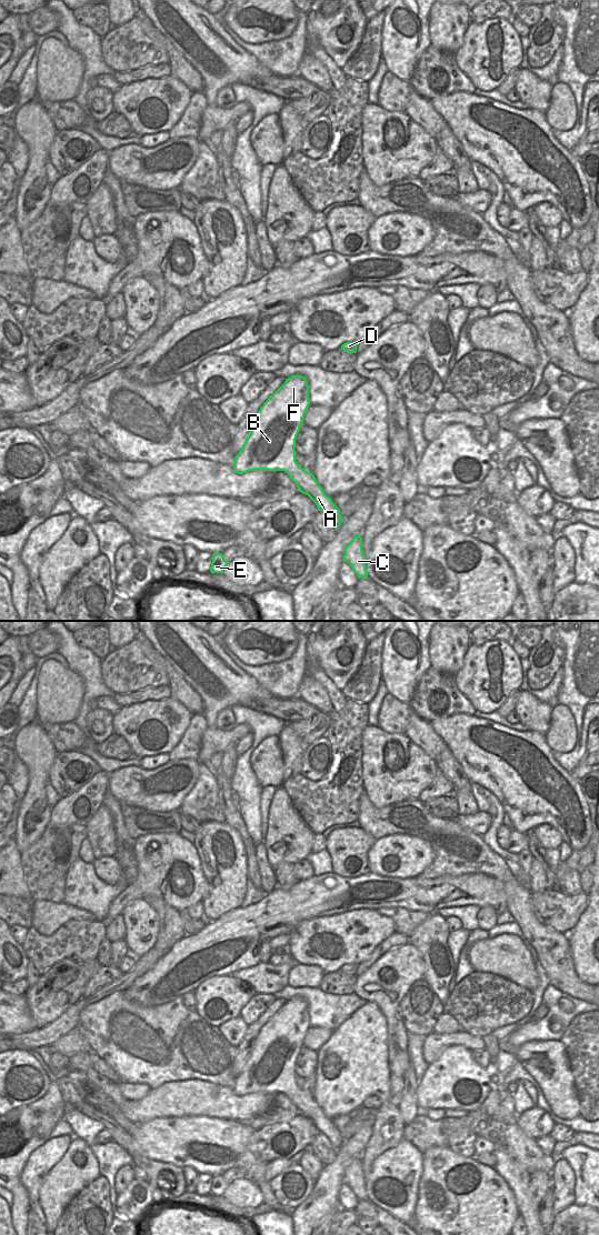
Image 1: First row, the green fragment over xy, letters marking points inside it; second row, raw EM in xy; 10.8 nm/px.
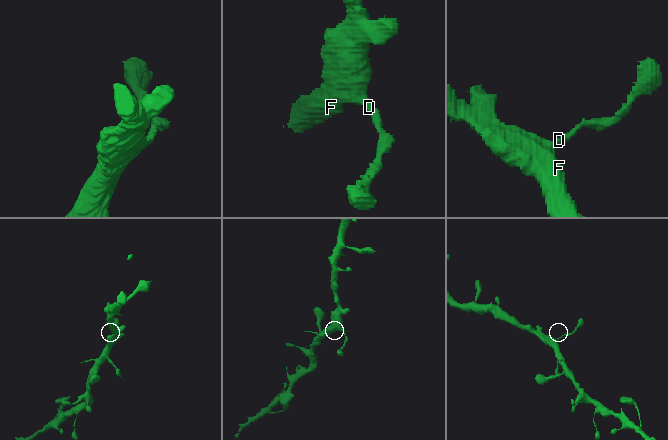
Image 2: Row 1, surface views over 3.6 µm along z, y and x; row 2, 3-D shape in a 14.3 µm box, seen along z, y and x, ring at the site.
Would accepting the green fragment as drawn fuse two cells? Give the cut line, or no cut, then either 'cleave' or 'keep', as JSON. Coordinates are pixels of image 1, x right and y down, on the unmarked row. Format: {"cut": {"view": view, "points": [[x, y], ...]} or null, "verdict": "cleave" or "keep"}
{"cut": {"view": "xy", "points": [[299, 1087], [288, 1095]]}, "verdict": "cleave"}

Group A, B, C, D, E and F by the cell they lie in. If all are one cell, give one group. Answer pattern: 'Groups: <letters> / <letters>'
Groups: A C / B D E F

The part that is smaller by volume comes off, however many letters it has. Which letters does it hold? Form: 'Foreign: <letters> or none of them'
Foreign: A, C

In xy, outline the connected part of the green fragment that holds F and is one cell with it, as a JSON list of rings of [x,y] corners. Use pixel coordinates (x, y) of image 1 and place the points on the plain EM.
[[[302,997],[286,1001],[284,1005],[260,1030],[252,1051],[233,1083],[233,1093],[284,1093],[299,1086],[296,1083],[296,1061],[310,1027],[308,1003]]]

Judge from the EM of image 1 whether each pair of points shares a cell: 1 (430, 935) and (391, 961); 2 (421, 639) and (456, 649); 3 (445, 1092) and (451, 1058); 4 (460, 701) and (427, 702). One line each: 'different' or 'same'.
1: different
2: different
3: same
4: same

